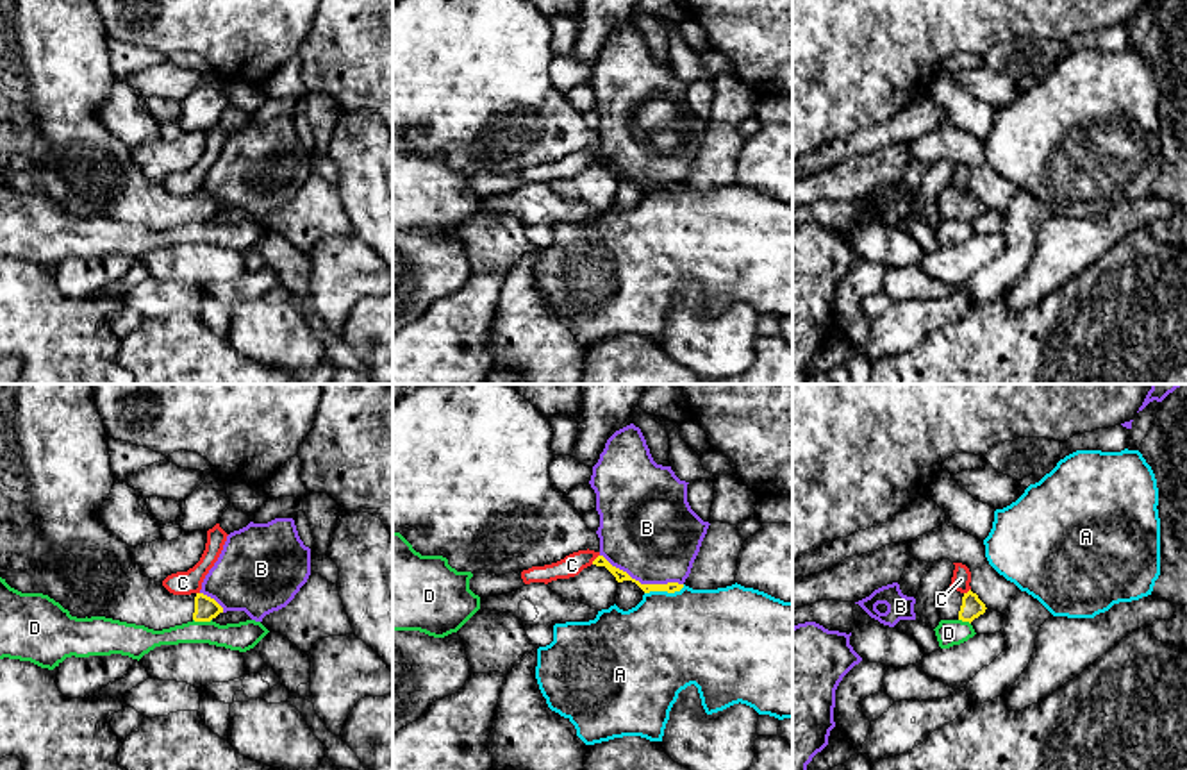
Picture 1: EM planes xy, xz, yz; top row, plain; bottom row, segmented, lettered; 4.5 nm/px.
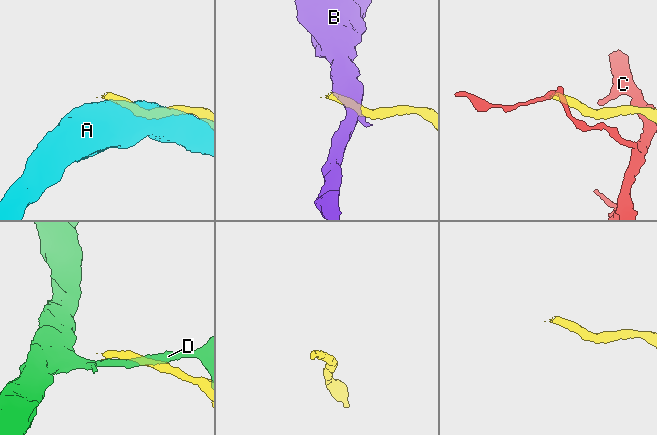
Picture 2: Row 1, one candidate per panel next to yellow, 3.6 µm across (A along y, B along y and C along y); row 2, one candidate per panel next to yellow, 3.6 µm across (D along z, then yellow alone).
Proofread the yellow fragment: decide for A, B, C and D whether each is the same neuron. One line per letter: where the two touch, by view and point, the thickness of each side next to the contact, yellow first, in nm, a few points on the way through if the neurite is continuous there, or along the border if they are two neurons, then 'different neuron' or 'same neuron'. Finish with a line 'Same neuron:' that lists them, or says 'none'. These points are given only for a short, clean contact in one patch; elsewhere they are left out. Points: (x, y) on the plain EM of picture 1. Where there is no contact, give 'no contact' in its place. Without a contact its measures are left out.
A: contact xz (664, 190); calibres 50 and 440 nm; different neuron
B: contact xz (639, 183); calibres 50 and 420 nm; border xz (600, 154), (641, 183), (682, 184); different neuron
C: contact xz (595, 159); calibres 50 and 100 nm; different neuron
D: contact xy (202, 220); calibres 110 and 130 nm; different neuron
Same neuron: none

